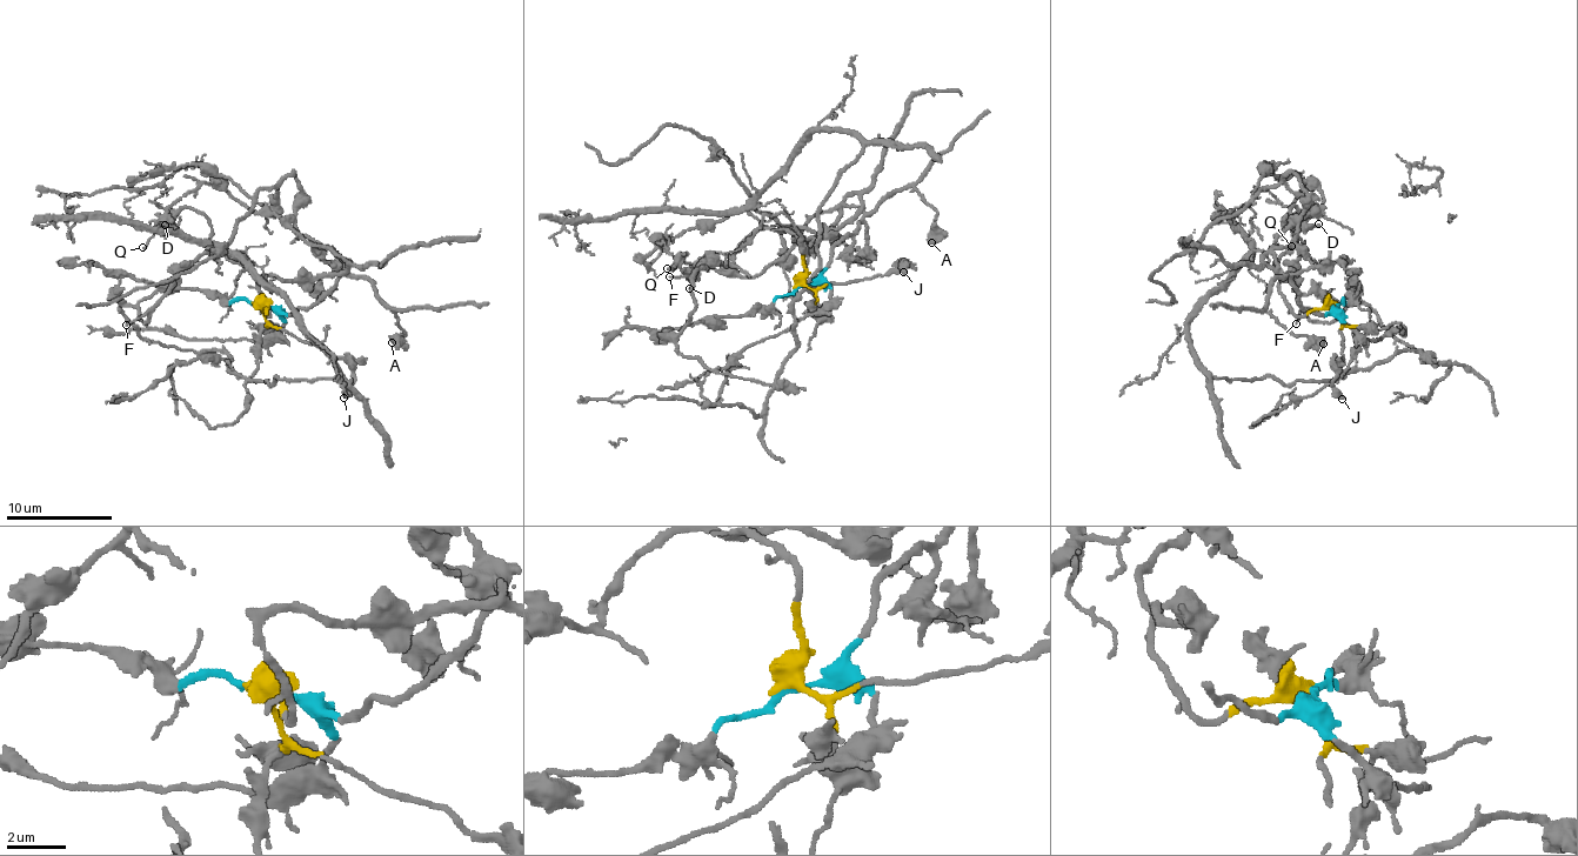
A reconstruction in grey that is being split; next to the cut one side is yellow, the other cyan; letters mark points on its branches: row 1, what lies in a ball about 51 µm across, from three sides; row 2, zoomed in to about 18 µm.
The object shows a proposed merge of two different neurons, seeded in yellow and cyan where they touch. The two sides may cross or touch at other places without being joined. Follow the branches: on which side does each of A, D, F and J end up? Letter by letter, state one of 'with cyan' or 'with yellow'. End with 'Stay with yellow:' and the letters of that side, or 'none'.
A: with cyan
D: with yellow
F: with yellow
J: with yellow
Stay with yellow: D, F, J

